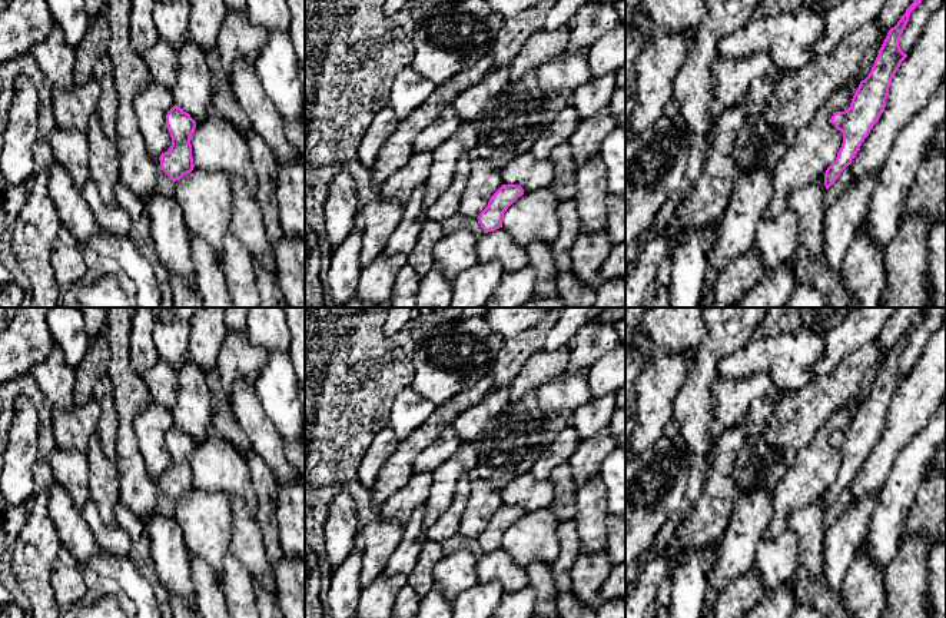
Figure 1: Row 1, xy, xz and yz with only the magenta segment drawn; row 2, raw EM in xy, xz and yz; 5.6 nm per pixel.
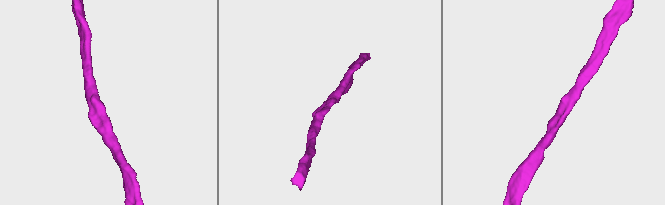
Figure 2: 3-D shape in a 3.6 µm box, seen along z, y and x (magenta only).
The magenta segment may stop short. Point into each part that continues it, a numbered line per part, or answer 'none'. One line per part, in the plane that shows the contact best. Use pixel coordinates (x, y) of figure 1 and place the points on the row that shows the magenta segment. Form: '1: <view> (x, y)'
none

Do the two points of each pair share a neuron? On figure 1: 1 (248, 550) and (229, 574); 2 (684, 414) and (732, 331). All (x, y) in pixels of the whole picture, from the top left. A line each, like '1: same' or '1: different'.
1: different
2: same

